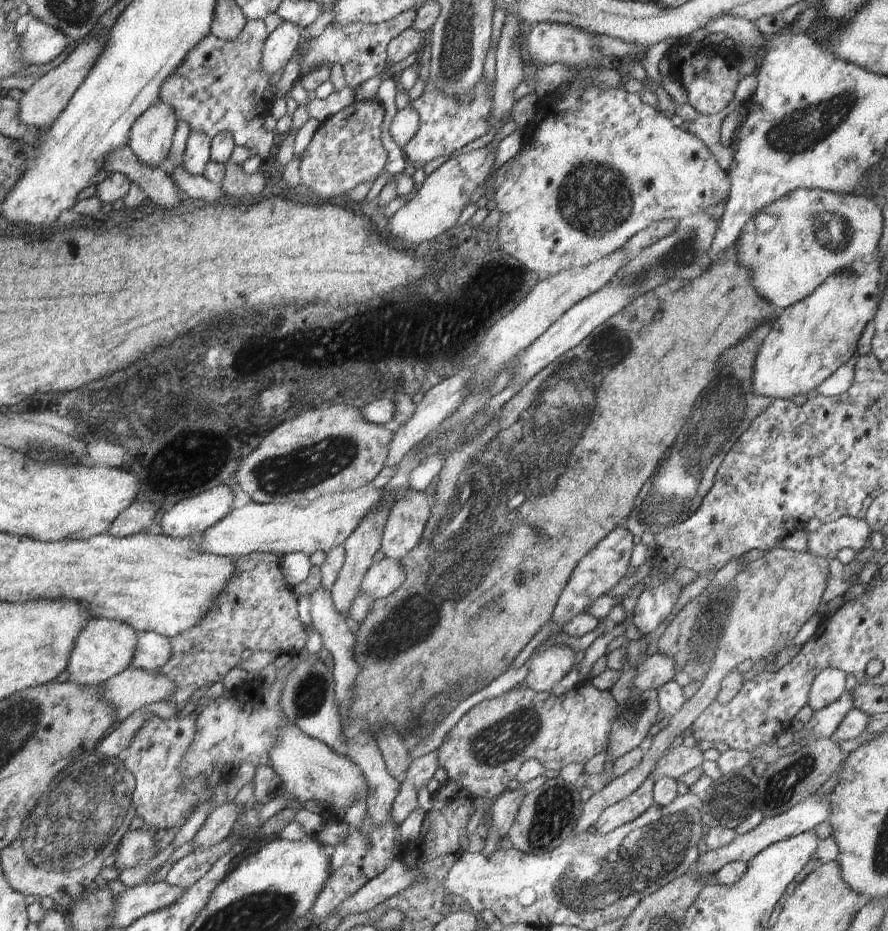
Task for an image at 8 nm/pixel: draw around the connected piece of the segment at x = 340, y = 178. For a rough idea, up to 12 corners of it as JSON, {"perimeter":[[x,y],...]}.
{"perimeter":[[358,100],[320,124],[302,183],[341,201],[386,168],[385,108]]}

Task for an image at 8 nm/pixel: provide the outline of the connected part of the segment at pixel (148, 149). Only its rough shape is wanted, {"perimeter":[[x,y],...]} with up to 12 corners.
{"perimeter":[[159,101],[135,121],[127,146],[160,168],[177,122]]}

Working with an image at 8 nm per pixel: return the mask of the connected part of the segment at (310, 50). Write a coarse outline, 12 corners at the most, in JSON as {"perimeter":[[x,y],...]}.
{"perimeter":[[417,10],[379,24],[325,27],[300,67],[340,65],[346,85],[383,75],[388,44]]}

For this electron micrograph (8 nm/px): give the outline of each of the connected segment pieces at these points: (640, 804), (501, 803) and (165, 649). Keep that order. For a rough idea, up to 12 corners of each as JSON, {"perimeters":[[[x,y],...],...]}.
{"perimeters":[[[647,777],[628,797],[608,806],[595,823],[609,834],[647,812],[655,803]],[[506,790],[490,802],[492,825],[507,838],[525,794]],[[136,631],[133,664],[154,673],[171,656],[169,638]]]}

